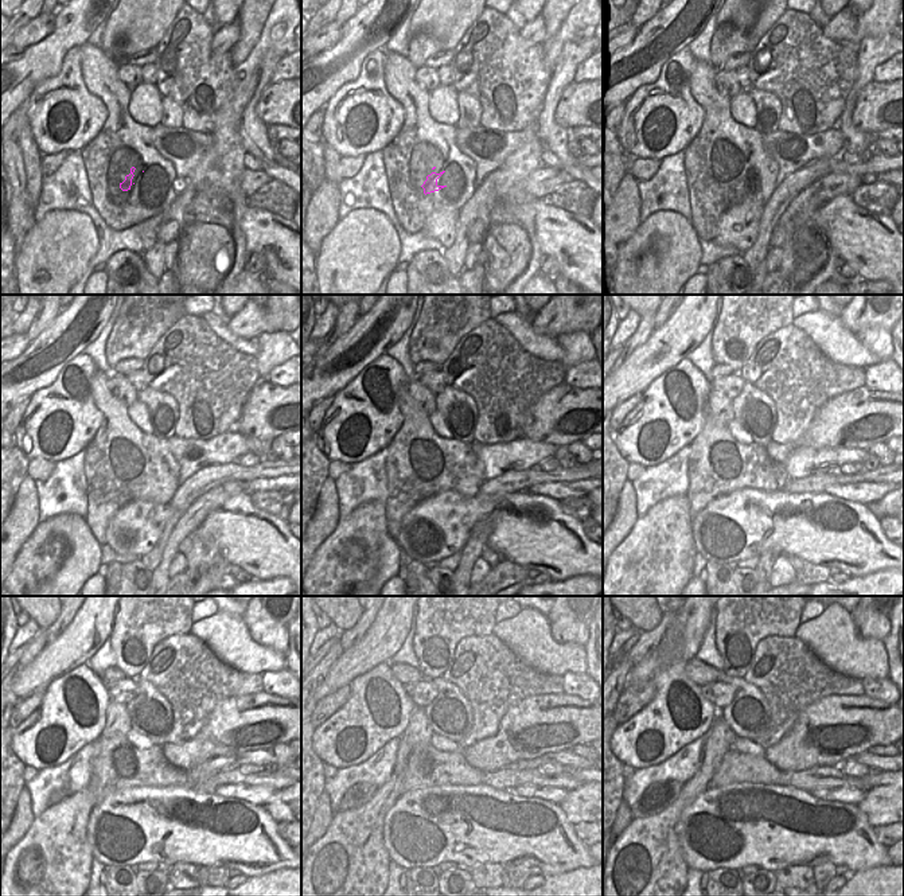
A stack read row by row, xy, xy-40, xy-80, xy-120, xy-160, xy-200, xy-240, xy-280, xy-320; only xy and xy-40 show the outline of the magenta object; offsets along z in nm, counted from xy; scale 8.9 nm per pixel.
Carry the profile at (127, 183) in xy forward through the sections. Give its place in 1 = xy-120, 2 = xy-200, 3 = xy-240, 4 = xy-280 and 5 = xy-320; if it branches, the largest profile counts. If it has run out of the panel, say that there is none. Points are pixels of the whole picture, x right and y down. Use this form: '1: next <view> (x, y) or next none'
1: next xy-120 (147, 475)
2: next xy-200 (751, 471)
3: next xy-240 (141, 776)
4: next xy-280 (444, 776)
5: next xy-320 (815, 778)

